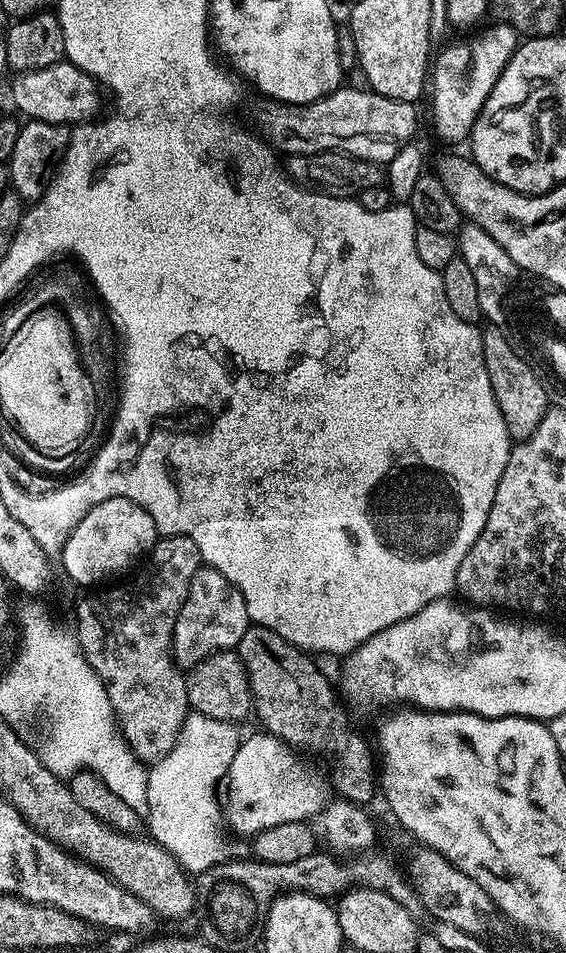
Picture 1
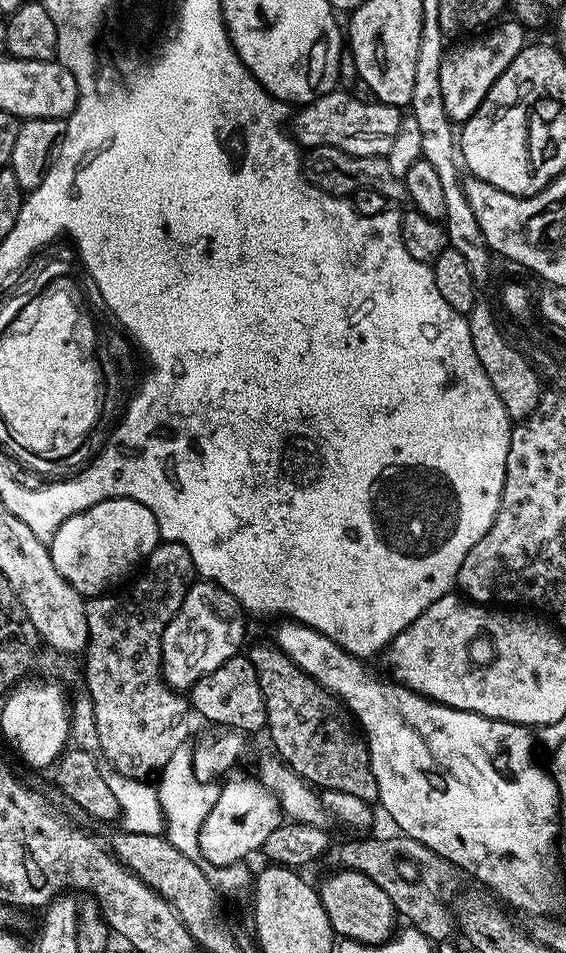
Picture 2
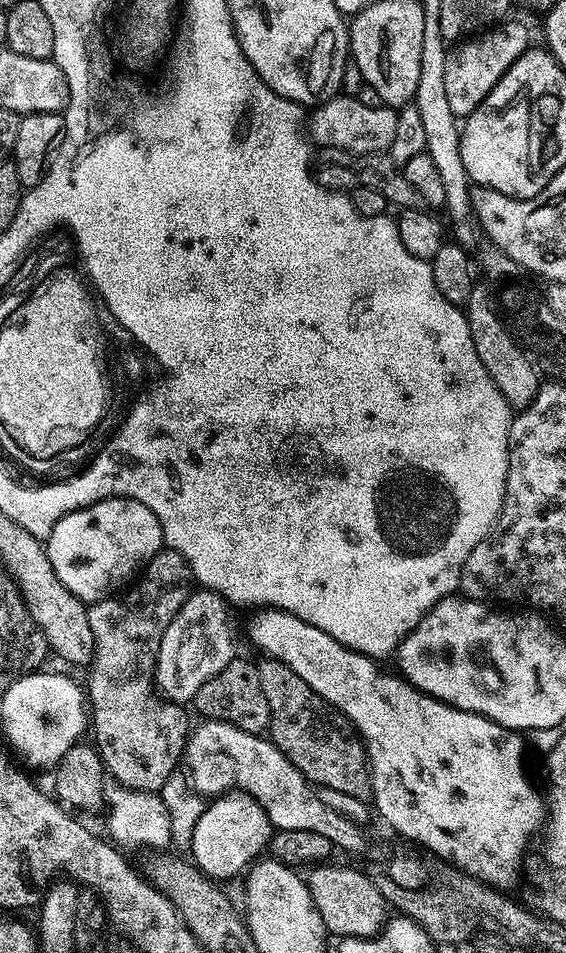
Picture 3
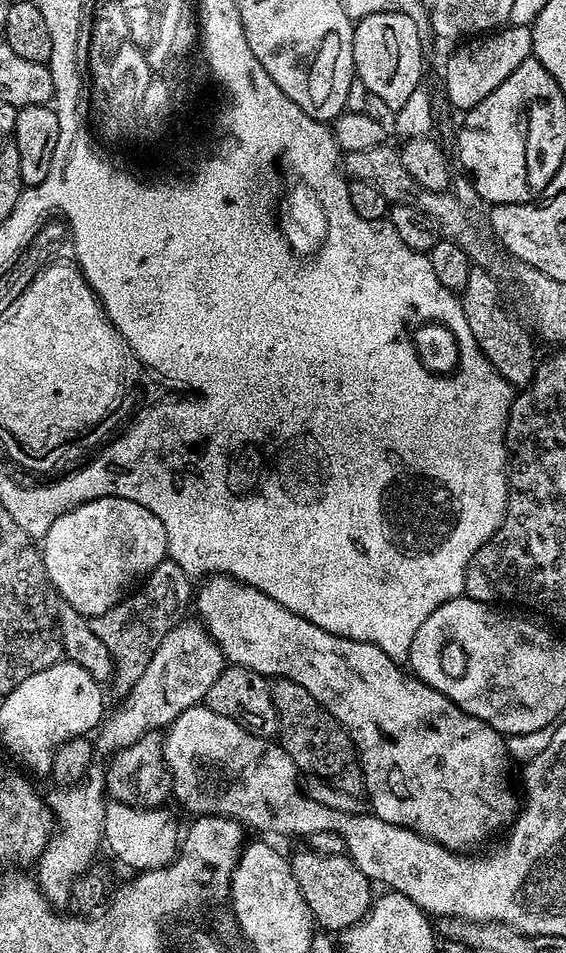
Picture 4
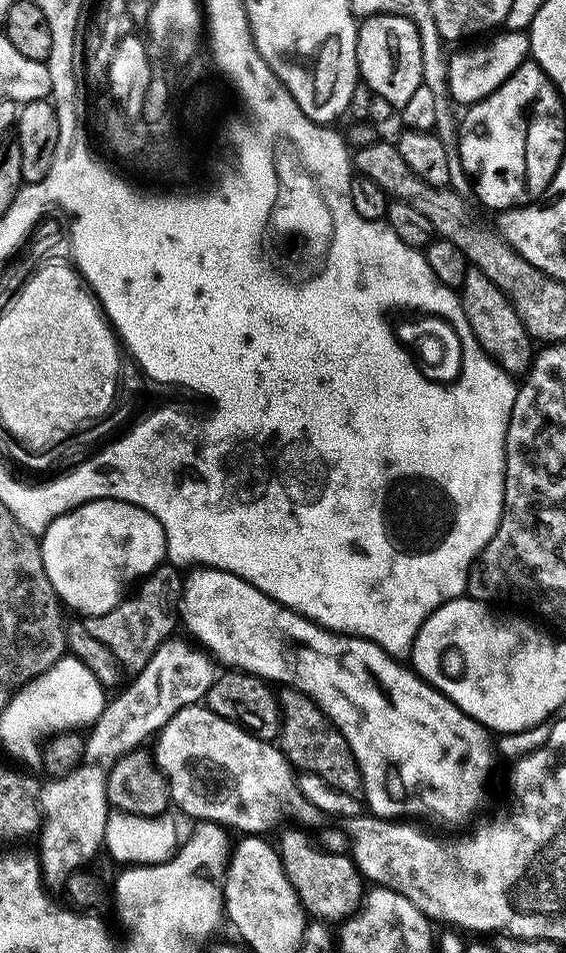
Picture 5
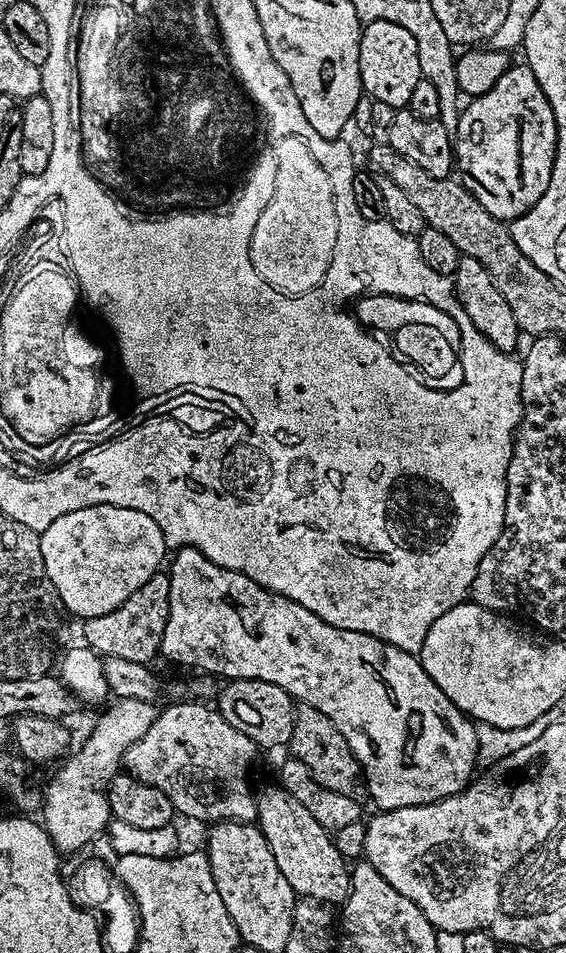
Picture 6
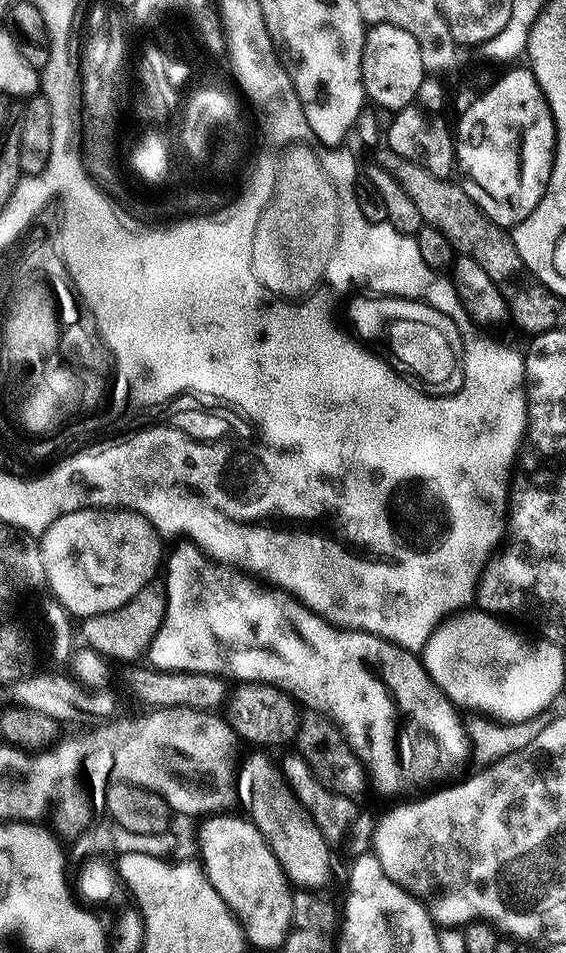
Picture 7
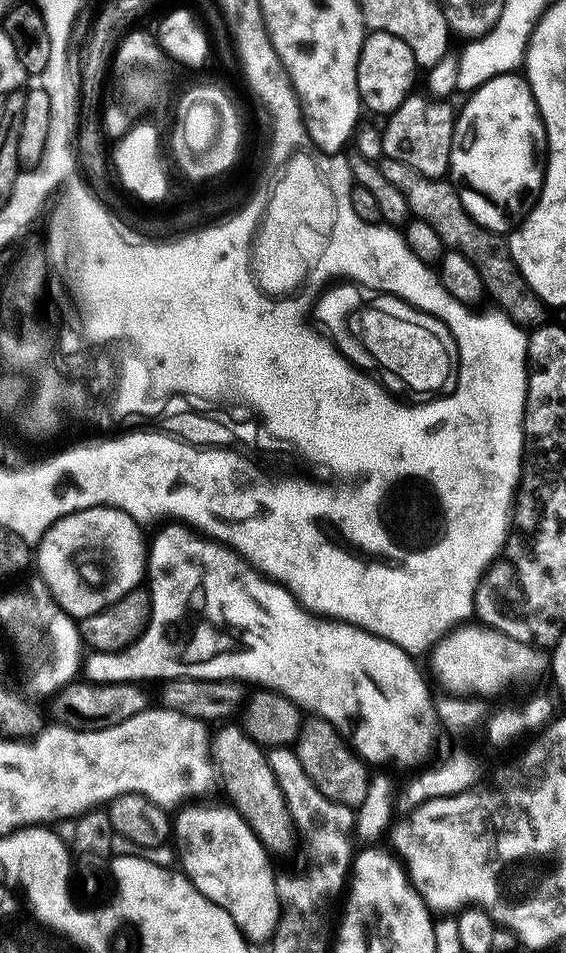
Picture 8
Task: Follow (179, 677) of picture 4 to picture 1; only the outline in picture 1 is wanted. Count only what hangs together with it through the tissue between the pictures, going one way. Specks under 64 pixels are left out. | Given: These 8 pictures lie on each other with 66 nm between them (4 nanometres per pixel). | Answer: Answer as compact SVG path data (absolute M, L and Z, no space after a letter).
M201 566L190 582L190 590L186 594L186 602L178 614L178 622L174 622L172 658L180 670L196 668L208 656L212 656L216 652L226 652L235 649L239 645L242 634L246 634L246 630L249 627L250 617L242 594L229 582L227 576L218 574L218 570L213 568Z

